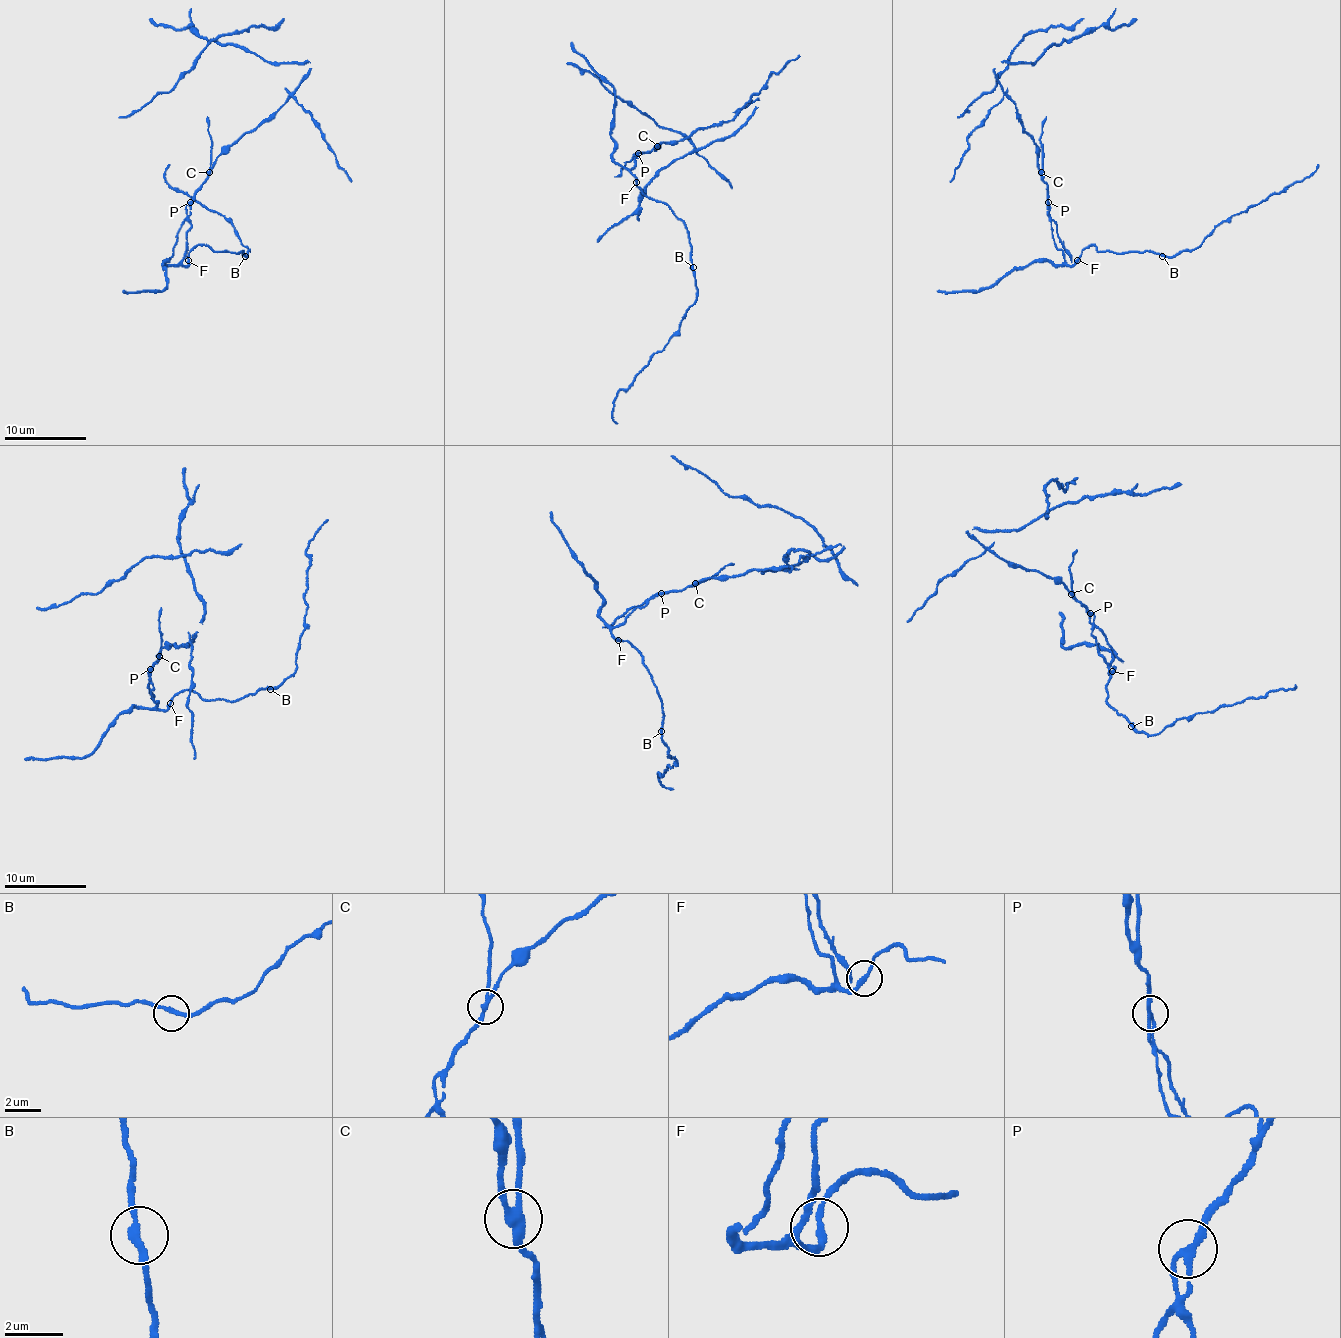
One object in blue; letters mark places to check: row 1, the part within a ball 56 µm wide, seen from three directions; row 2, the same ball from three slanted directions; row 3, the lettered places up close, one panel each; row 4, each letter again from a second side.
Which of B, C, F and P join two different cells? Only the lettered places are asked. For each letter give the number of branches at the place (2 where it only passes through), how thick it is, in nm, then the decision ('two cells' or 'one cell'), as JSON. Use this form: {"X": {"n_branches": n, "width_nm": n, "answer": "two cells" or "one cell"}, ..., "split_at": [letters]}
{"B": {"n_branches": 2, "width_nm": 220, "answer": "one cell"}, "C": {"n_branches": 3, "width_nm": 240, "answer": "two cells"}, "F": {"n_branches": 2, "width_nm": 220, "answer": "one cell"}, "P": {"n_branches": 2, "width_nm": 240, "answer": "two cells"}, "split_at": ["C", "P"]}

